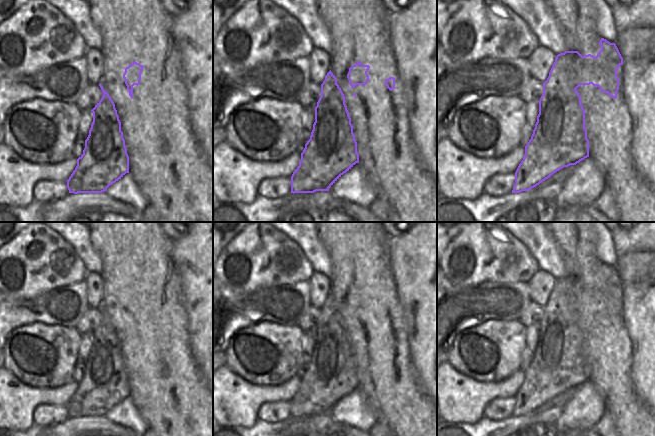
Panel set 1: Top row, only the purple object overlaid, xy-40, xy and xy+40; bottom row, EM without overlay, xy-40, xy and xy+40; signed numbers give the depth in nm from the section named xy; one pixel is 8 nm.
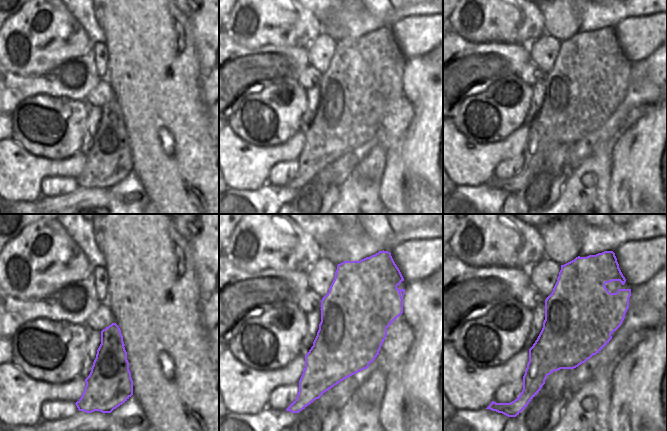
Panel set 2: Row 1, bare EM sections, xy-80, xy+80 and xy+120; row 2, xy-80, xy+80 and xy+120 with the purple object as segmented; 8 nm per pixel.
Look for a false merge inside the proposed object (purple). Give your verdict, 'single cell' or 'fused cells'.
fused cells

